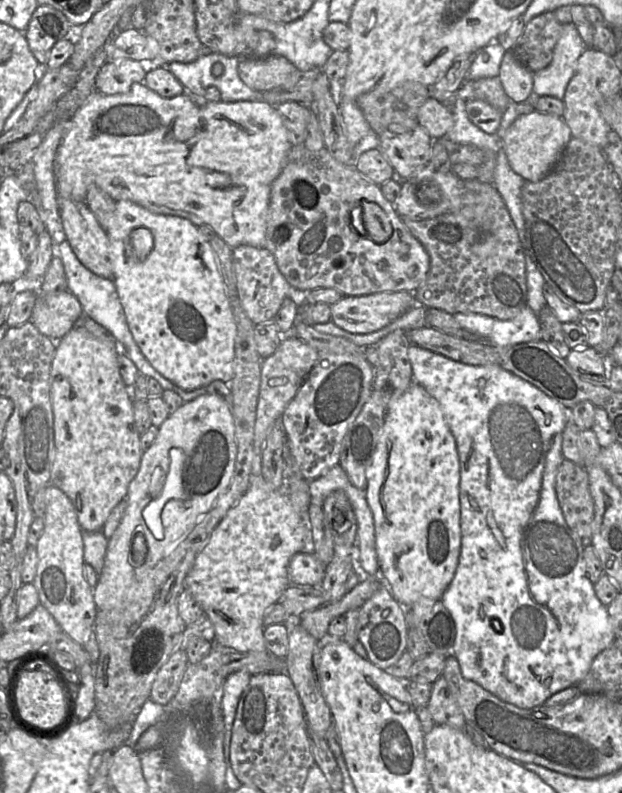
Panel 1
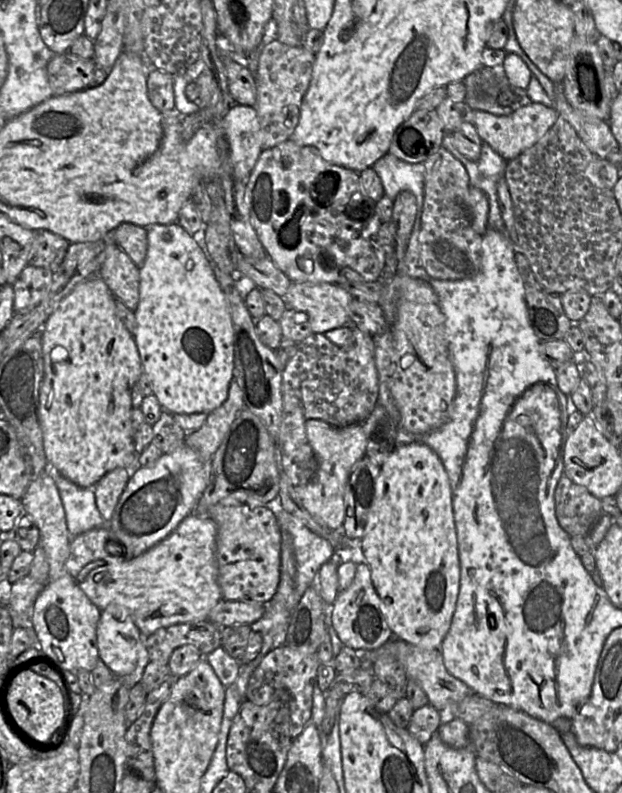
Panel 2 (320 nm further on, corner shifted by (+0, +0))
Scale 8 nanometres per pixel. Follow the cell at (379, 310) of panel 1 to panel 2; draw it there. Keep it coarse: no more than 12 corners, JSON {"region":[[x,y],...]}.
{"region":[[292,282],[287,309],[313,332],[349,321],[354,297],[337,284]]}

